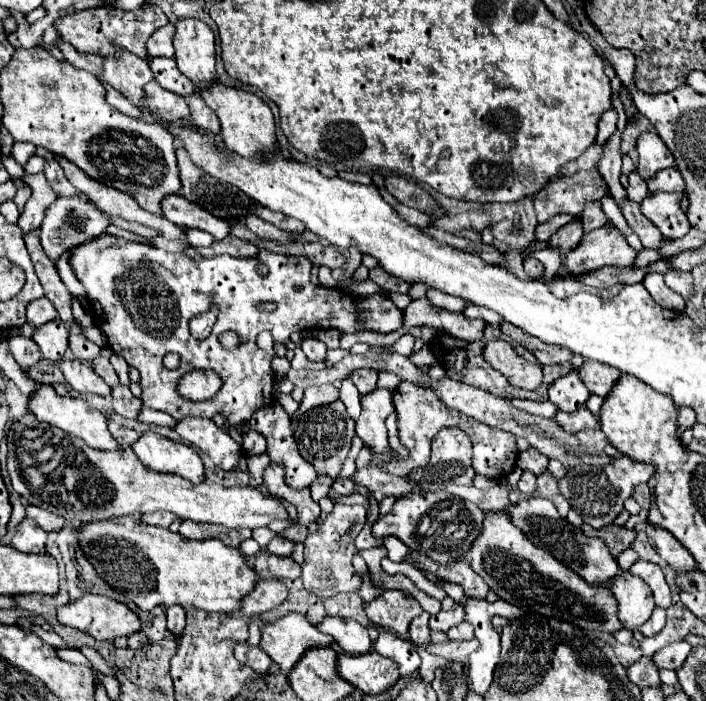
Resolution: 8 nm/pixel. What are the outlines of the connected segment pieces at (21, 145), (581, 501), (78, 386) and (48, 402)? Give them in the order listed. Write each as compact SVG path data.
M15 142L13 148L11 148L11 152L17 158L17 162L23 166L31 158L31 154L35 152L35 146L29 144L29 142Z
M627 456L615 458L607 466L587 466L577 464L567 470L567 474L559 480L559 490L565 496L565 500L571 504L571 508L581 514L583 522L593 528L609 526L621 512L623 502L633 494L633 488L647 482L651 478L653 468L643 462L635 462Z
M61 360L59 368L65 374L67 384L77 392L93 392L99 396L109 396L111 388L105 384L101 376L95 374L95 370L89 364L83 364L79 360Z
M37 384L35 392L29 396L29 410L35 414L35 418L39 422L47 422L51 426L57 426L61 430L65 430L67 434L71 436L77 436L77 438L83 438L87 444L91 444L91 448L99 448L99 450L111 450L111 448L119 448L117 442L113 440L111 432L107 430L107 420L105 416L87 406L85 400L81 398L73 398L73 396L59 396L55 392L53 386L49 384Z

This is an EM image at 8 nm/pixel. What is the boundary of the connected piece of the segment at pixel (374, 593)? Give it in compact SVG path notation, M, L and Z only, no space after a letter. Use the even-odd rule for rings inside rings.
M365 574L365 576L363 576L361 590L357 592L357 594L363 598L363 602L371 602L371 600L375 600L381 592L383 592L383 588L381 588L381 586L377 586L377 584L373 584L373 582L371 582L371 576L369 576L369 574Z

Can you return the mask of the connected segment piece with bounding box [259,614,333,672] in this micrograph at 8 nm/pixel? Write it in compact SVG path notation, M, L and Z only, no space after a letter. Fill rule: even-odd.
M287 614L261 628L261 648L269 654L273 662L279 664L283 672L295 668L301 656L311 648L331 646L333 638L321 634L313 624L301 614Z

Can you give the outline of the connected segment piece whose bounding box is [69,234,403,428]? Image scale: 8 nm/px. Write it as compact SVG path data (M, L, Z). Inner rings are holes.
M101 234L71 248L69 264L87 290L87 300L91 302L97 326L107 336L111 350L141 372L139 384L143 390L143 404L177 420L179 416L213 418L221 414L227 424L235 428L241 422L249 422L259 406L265 408L273 402L273 356L257 346L257 334L263 330L273 332L273 338L279 344L285 344L293 332L301 330L337 328L341 332L371 330L389 334L403 326L403 312L385 294L375 292L363 300L355 300L339 288L317 286L309 280L311 260L283 252L261 250L257 258L221 254L195 260L147 244L125 242L123 246L117 246L117 240L111 234ZM257 262L269 264L269 276L259 276L255 272ZM297 284L301 290L295 290ZM213 300L219 306L215 332L205 340L197 340L189 332L189 320L195 314L207 312ZM261 300L275 300L277 310L259 312L257 304ZM227 330L235 332L241 340L235 350L227 350L219 342L221 332ZM167 352L177 352L181 356L181 366L177 370L167 370L163 366L161 360ZM193 368L219 370L223 388L215 400L189 402L177 394L177 382Z

